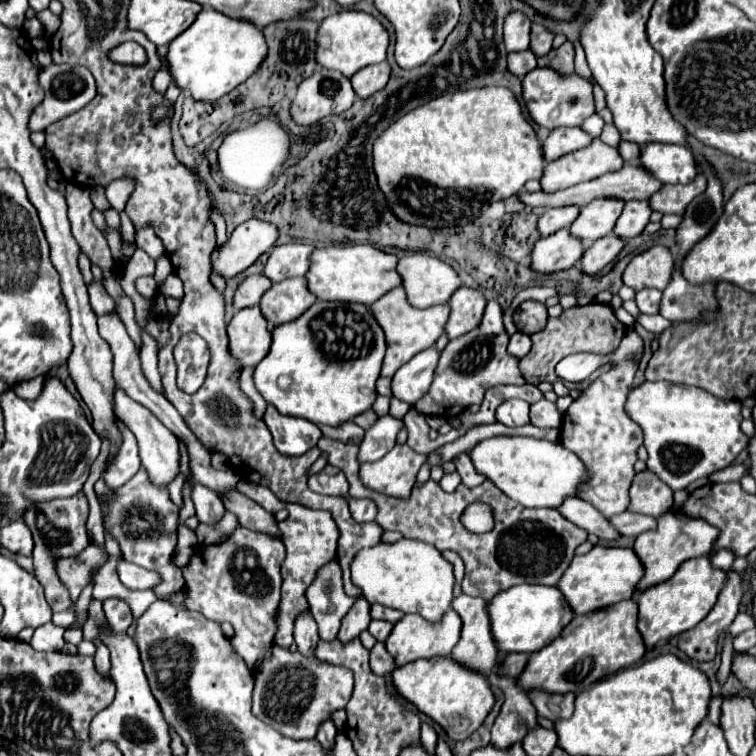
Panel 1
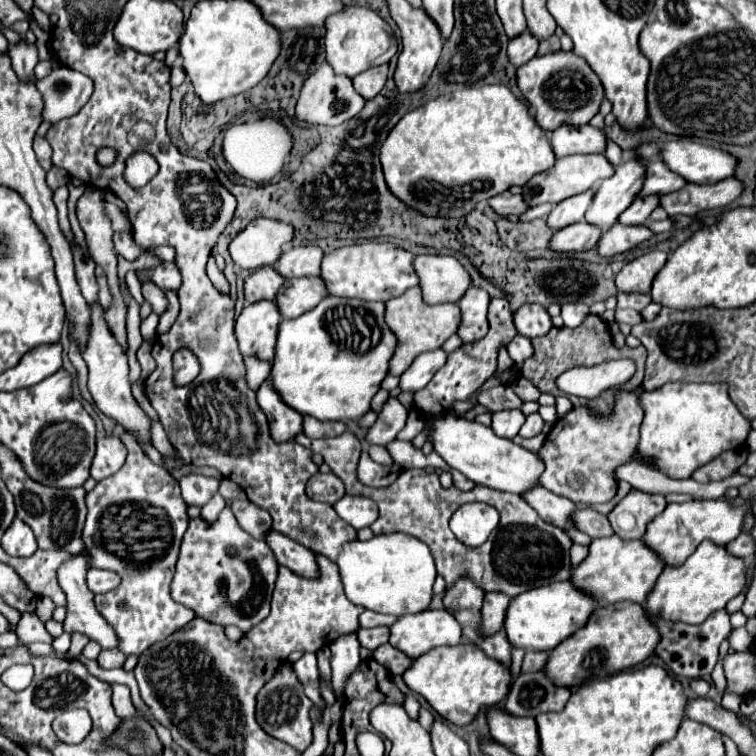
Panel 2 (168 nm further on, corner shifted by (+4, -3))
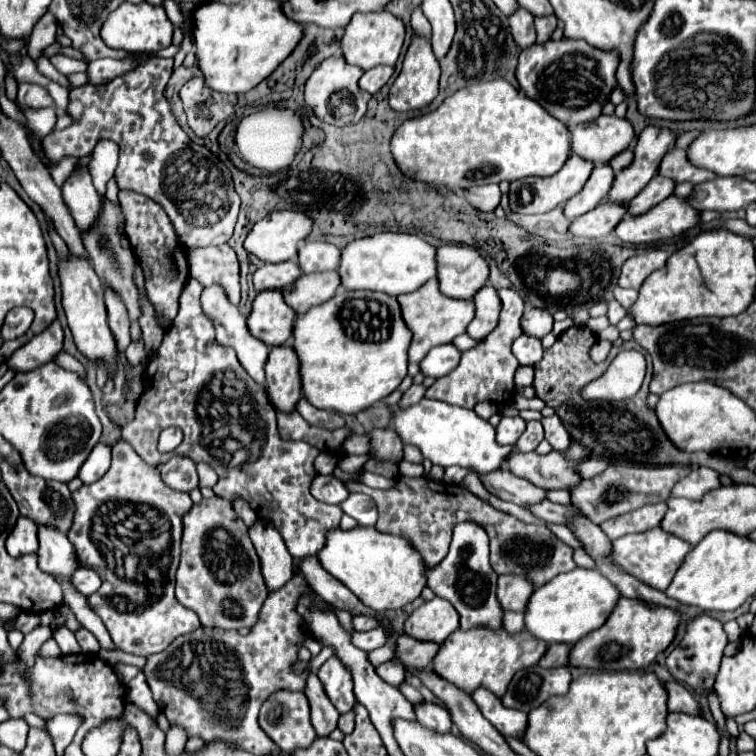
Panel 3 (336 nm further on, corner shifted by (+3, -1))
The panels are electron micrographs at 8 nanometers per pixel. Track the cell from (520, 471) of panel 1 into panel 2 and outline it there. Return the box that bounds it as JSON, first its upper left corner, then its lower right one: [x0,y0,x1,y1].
[426,415,544,495]

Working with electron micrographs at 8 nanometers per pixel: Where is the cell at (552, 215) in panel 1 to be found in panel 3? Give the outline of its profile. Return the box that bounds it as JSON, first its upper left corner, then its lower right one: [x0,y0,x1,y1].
[563,165,613,221]

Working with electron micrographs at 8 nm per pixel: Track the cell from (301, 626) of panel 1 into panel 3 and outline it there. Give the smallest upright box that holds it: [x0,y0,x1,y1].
[305,673,339,737]

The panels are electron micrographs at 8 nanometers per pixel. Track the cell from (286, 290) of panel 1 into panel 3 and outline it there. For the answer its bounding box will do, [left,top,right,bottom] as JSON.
[281,271,341,315]

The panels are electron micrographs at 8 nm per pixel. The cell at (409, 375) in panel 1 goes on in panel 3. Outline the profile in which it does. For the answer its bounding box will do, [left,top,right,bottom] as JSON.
[421,343,461,379]

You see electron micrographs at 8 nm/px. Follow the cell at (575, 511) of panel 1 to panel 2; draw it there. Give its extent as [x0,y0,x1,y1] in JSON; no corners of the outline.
[522,487,576,529]

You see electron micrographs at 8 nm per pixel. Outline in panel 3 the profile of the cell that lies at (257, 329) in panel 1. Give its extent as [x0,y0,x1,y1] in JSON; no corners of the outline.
[247,289,295,347]

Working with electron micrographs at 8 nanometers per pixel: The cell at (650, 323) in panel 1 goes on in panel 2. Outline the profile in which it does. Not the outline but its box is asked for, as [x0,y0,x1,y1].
[614,309,642,325]

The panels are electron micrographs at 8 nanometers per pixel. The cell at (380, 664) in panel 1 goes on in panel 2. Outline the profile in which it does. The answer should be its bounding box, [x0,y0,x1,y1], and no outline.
[372,643,412,675]

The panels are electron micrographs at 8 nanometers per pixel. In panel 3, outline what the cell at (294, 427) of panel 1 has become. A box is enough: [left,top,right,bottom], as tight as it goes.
[265,345,301,411]

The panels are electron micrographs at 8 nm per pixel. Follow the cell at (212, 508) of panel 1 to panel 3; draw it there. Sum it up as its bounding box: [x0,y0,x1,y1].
[159,455,199,491]

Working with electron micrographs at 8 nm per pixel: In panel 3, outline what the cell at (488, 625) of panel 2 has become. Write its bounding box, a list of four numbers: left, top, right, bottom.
[497,575,533,613]

